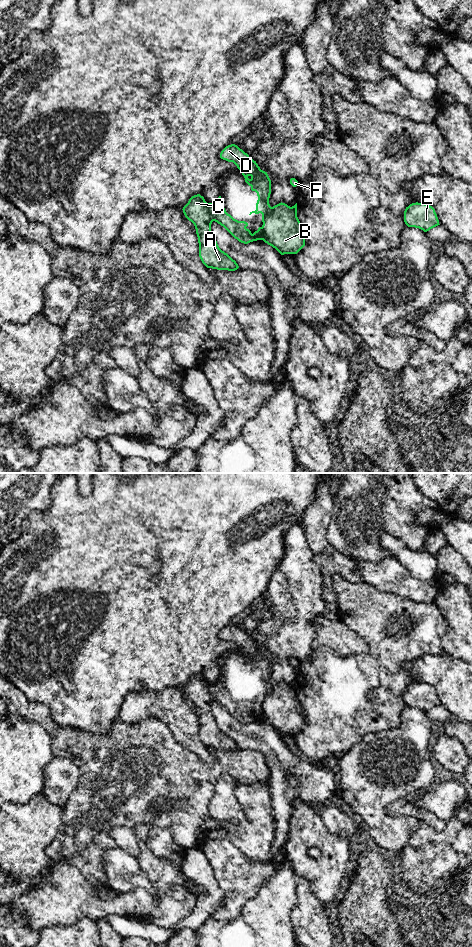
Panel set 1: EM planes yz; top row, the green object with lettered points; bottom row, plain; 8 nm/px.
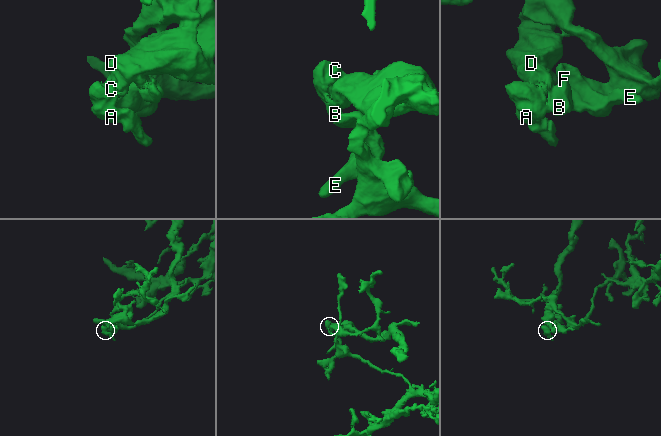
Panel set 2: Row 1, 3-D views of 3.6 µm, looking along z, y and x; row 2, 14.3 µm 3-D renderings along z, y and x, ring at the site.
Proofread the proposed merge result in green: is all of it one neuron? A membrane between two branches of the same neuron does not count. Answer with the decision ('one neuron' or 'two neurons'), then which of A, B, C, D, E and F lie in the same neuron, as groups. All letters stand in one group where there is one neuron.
two neurons; A C D / B E F

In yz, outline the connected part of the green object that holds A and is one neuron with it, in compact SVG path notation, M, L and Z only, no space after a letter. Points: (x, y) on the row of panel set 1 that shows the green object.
M200 194L194 195L182 210L185 217L195 226L199 243L199 257L207 268L228 271L235 271L239 268L236 261L219 248L211 231L213 221L223 226L241 243L248 244L263 238L262 227L252 234L246 228L247 222L238 221L227 213L221 196L216 201L207 203Z

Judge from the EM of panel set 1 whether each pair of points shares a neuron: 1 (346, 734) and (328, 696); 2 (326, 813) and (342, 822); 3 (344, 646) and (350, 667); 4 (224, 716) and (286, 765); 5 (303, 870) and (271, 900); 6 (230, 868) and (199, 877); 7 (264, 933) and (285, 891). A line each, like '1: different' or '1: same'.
1: same
2: same
3: different
4: same
5: different
6: different
7: same

